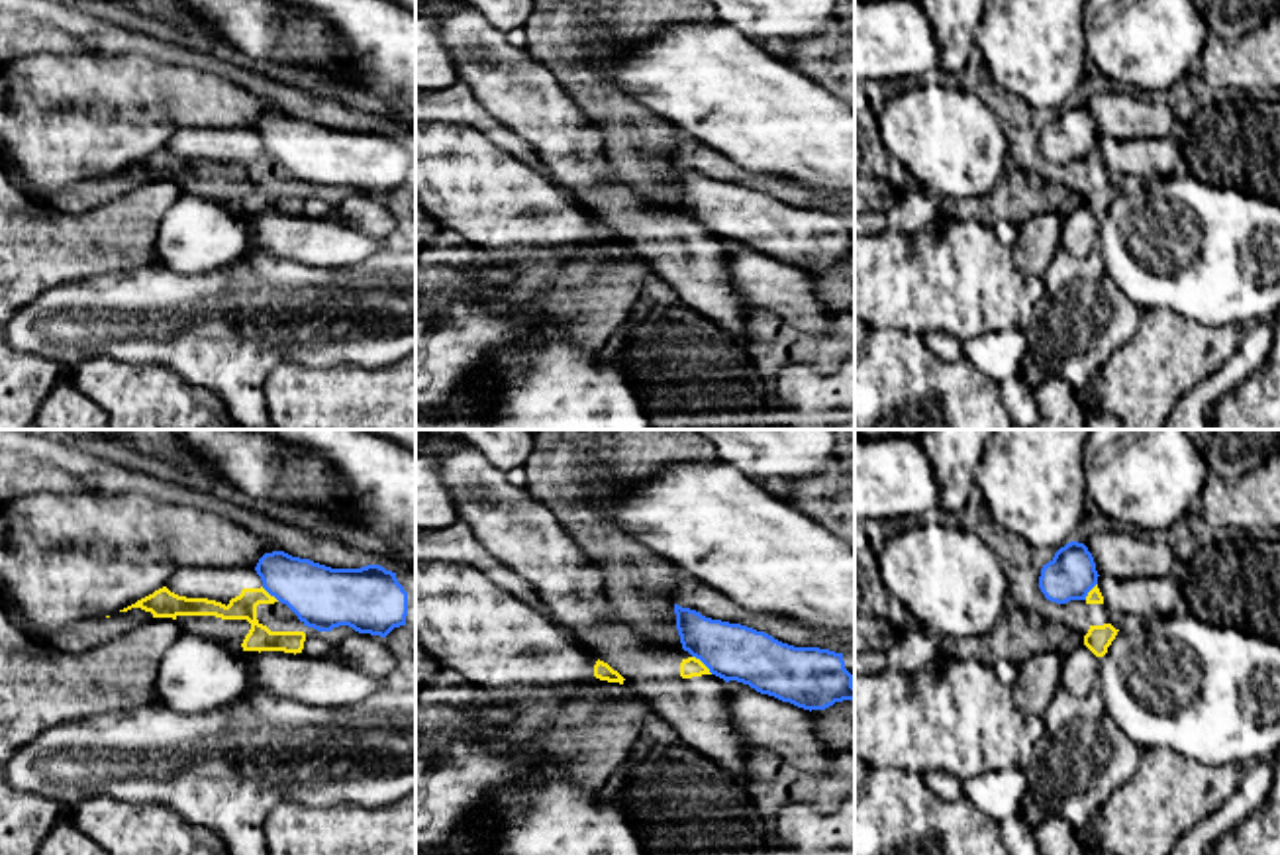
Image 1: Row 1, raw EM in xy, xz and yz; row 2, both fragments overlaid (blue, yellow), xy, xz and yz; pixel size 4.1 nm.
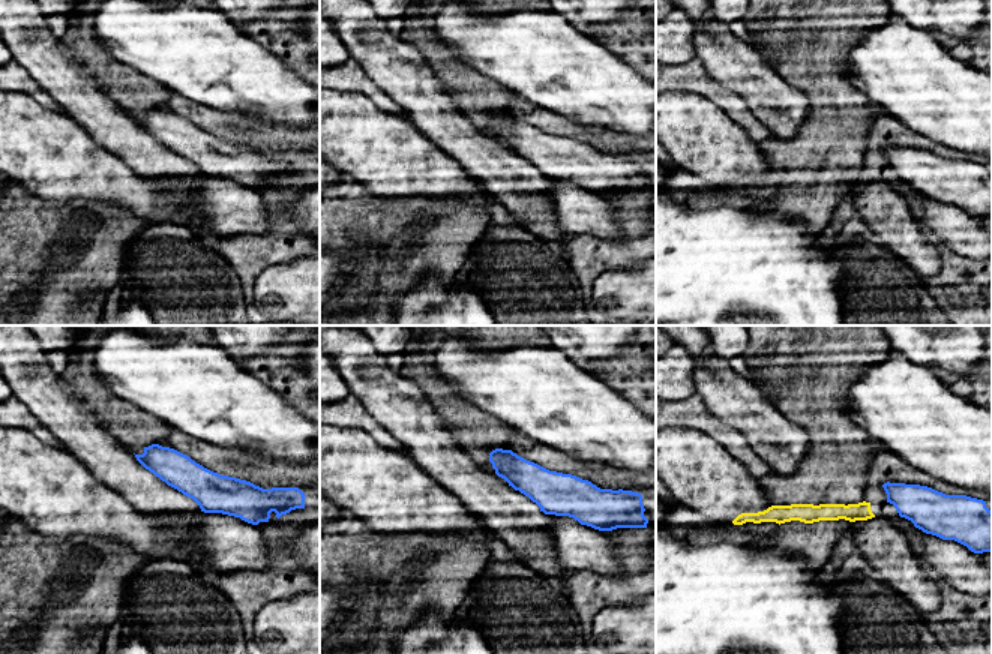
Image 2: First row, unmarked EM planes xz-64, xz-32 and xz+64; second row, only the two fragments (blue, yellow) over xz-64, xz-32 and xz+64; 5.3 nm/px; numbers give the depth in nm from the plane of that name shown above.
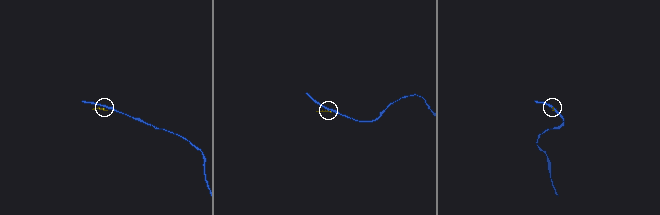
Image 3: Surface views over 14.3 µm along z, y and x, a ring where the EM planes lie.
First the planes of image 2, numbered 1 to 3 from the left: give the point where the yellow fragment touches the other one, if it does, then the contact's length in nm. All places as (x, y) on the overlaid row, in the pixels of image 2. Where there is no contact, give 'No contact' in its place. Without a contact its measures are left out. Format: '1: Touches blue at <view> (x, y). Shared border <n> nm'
1: No contact
2: No contact
3: No contact

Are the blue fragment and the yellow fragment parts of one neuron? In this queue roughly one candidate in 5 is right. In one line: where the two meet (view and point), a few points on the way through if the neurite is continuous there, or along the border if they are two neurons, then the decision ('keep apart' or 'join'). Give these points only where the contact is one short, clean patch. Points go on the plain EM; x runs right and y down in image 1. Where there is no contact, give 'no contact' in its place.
xz (702, 222) | along xz (692, 216), (712, 234) | keep apart

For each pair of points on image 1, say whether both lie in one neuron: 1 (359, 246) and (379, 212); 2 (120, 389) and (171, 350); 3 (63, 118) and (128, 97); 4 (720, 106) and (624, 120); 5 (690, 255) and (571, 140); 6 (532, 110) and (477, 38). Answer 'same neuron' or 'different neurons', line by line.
1: same neuron
2: different neurons
3: same neuron
4: different neurons
5: same neuron
6: same neuron

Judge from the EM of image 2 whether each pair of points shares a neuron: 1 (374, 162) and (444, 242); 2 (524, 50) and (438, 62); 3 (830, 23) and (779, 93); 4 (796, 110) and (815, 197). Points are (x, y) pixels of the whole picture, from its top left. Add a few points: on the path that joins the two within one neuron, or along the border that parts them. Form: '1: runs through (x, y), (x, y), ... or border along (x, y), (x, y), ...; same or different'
1: border along (440, 197), (404, 198); different
2: border along (434, 33), (458, 59), (488, 75); different
3: border along (775, 68), (812, 102); different
4: border along (812, 104), (809, 117), (796, 135), (775, 140); different

